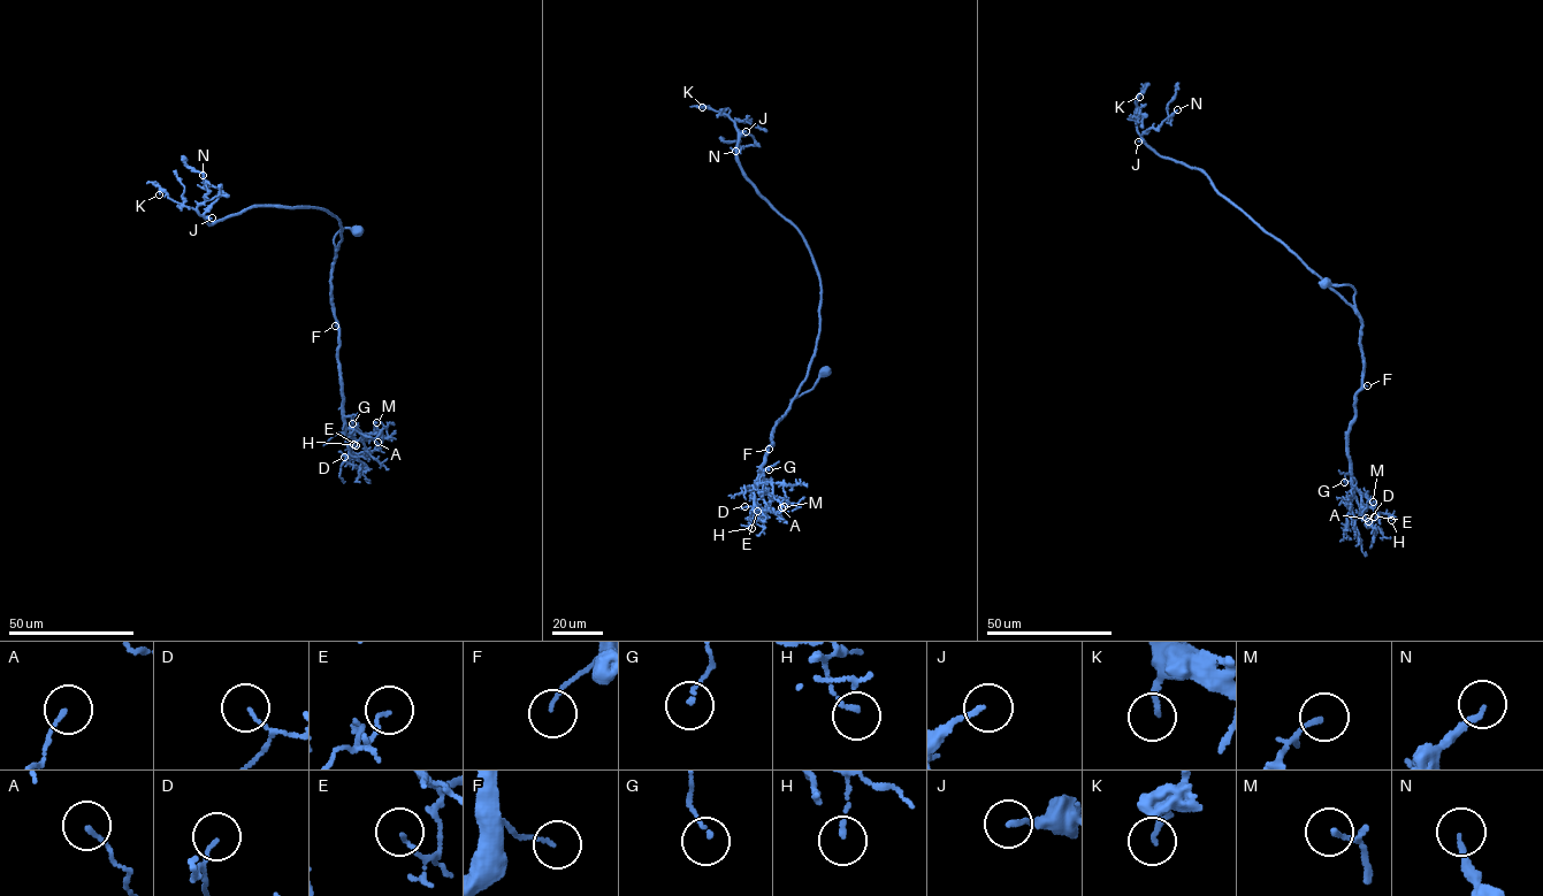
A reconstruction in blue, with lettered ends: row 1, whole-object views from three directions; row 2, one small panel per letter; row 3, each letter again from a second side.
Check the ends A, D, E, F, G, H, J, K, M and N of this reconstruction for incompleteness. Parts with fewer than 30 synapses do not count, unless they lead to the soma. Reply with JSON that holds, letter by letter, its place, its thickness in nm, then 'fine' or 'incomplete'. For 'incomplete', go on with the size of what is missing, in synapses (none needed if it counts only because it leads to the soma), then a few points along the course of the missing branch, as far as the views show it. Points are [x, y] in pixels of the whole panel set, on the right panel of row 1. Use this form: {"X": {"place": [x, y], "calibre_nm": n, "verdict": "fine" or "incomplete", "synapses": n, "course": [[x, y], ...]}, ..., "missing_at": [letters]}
{"A": {"place": [1366, 518], "calibre_nm": 120, "verdict": "fine"}, "D": {"place": [1368, 521], "calibre_nm": 70, "verdict": "fine"}, "E": {"place": [1374, 517], "calibre_nm": 90, "verdict": "fine"}, "F": {"place": [1367, 385], "calibre_nm": 100, "verdict": "fine"}, "G": {"place": [1344, 482], "calibre_nm": 100, "verdict": "fine"}, "H": {"place": [1391, 520], "calibre_nm": 140, "verdict": "fine"}, "J": {"place": [1138, 142], "calibre_nm": 140, "verdict": "incomplete", "synapses": 50}, "K": {"place": [1139, 97], "calibre_nm": 180, "verdict": "fine"}, "M": {"place": [1373, 502], "calibre_nm": 130, "verdict": "fine"}, "N": {"place": [1177, 109], "calibre_nm": 160, "verdict": "fine"}, "missing_at": ["J"]}

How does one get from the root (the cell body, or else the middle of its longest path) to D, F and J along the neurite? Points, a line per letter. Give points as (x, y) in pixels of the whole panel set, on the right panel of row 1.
D: (1326, 282), (1353, 288), (1361, 323), (1362, 388), (1356, 396), (1347, 453), (1352, 494), (1366, 523), (1368, 521)
F: (1326, 282), (1349, 284), (1356, 291), (1354, 303), (1361, 324), (1362, 384), (1367, 385)
J: (1326, 282), (1352, 286), (1356, 307), (1219, 194), (1202, 173), (1161, 157), (1138, 142)

